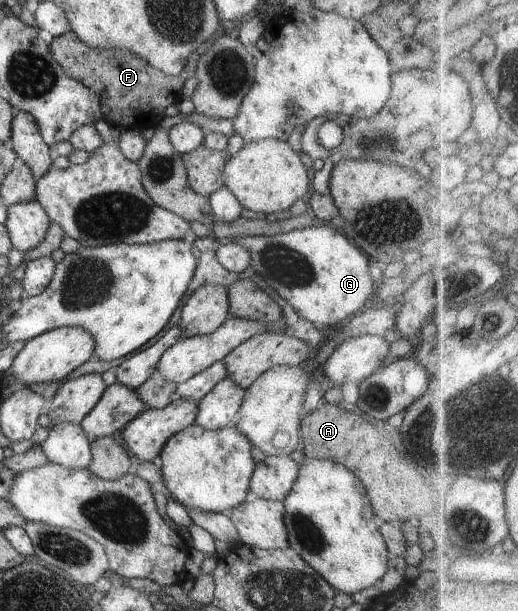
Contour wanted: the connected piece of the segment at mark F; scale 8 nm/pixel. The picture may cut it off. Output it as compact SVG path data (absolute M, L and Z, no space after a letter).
M73 31L54 37L48 46L53 58L69 78L78 80L98 94L102 116L107 122L120 129L134 128L141 131L159 127L166 117L165 108L177 105L182 100L184 82L196 74L196 64L202 51L197 50L191 54L181 74L169 76L126 50L87 46Z

